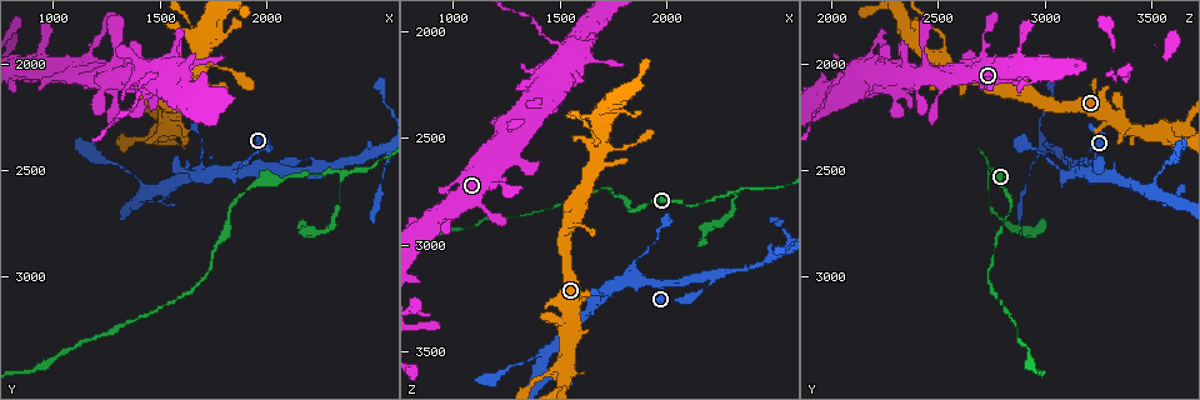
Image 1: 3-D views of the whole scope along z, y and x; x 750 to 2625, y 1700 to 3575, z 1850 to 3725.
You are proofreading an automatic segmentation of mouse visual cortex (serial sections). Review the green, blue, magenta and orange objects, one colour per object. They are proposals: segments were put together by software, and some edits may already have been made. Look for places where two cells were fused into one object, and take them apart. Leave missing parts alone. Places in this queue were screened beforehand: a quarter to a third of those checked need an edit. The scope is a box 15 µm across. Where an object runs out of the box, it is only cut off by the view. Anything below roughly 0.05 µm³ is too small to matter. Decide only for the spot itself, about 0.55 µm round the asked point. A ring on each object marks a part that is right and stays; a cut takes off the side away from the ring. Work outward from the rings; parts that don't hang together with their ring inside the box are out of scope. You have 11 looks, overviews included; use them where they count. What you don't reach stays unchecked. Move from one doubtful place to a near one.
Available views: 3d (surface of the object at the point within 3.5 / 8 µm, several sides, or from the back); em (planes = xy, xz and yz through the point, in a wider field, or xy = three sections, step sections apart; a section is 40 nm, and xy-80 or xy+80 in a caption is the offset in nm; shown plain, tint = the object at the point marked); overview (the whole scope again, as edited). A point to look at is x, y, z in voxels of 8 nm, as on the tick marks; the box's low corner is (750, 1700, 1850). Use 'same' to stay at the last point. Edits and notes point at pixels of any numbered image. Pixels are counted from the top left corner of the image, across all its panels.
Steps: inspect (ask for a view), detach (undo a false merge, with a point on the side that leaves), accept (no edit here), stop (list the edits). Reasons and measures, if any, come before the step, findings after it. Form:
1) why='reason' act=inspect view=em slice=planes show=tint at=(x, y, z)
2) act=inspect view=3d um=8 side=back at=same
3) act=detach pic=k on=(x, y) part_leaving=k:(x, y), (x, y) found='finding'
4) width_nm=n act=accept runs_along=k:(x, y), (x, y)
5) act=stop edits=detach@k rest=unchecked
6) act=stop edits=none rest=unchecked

why='thin neck' act=inspect view=3d um=3.5 at=(2350, 2510, 2750)

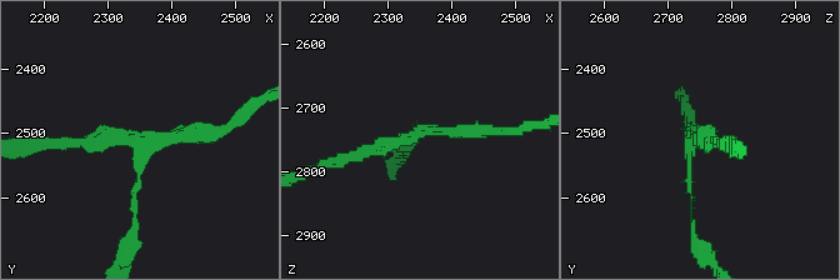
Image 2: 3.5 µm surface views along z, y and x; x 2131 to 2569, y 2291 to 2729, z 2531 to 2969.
arms=3 arm_widths_nm=100,150,200 act=inspect view=em slice=xy step=5 show=tint at=(2345, 2520, 2740)

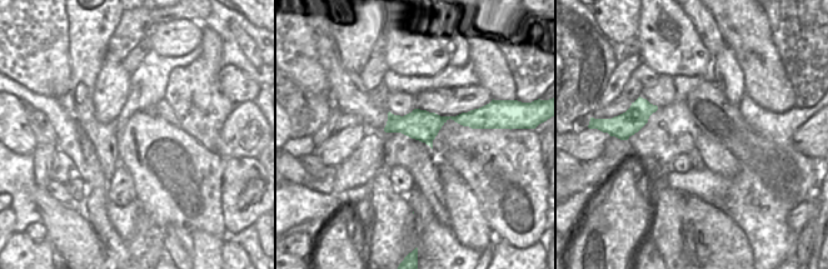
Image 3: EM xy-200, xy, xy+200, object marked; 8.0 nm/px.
act=detach pic=2 on=(134, 203) part_leaving=2:(143, 149), (135, 238), (120, 260) found='a second cell is stuck on'

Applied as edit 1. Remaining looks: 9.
act=inspect view=overview

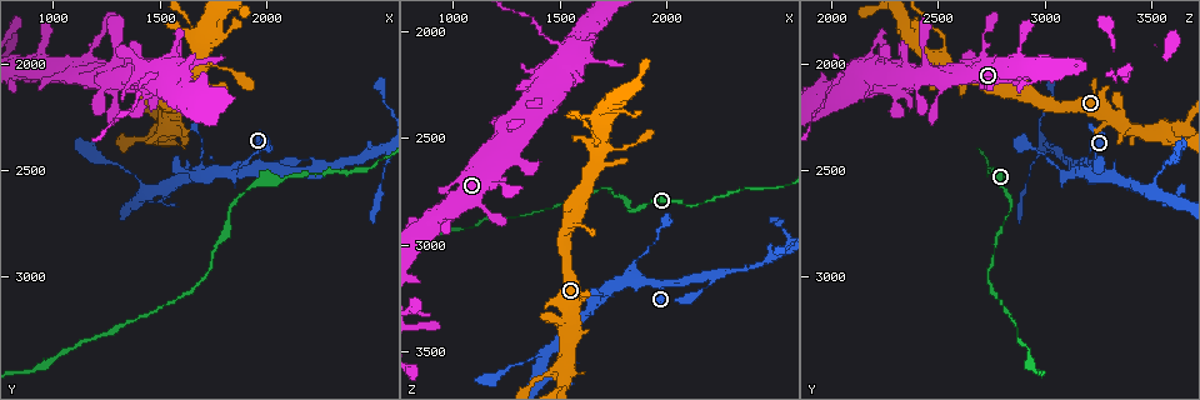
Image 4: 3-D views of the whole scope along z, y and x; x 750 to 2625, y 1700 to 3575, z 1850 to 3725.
why='a narrow waist' act=inspect view=3d um=3.5 at=(2550, 2520, 2940)

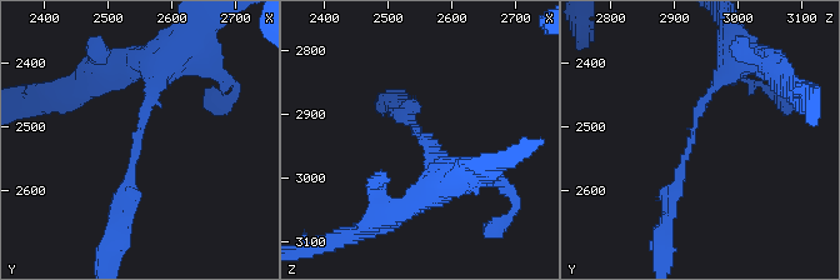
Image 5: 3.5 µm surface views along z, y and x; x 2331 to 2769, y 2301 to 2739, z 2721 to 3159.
act=inspect view=em slice=xy step=1 show=tint at=(2545, 2520, 2930)

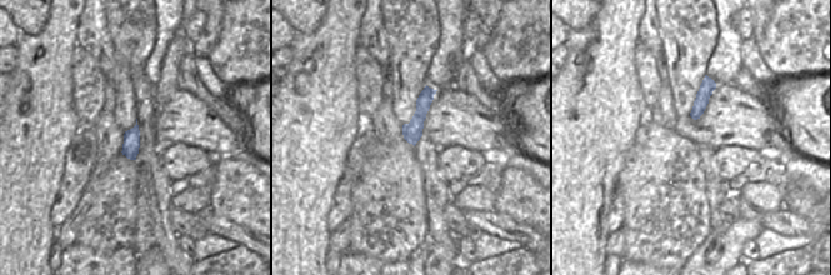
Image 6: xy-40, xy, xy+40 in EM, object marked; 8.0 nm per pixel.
act=accept found='all the same cell'

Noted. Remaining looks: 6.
why='abrupt turn' act=inspect view=3d um=3.5 at=(1890, 2500, 3160)

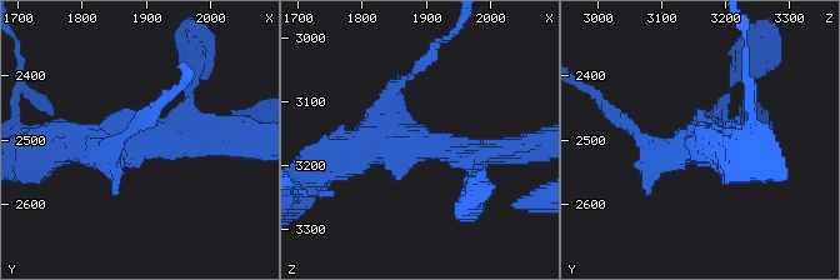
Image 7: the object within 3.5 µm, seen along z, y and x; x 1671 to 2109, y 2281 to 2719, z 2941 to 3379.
why='now the EM' act=inspect view=em slice=xy step=2 show=tint at=(1890, 2495, 3170)

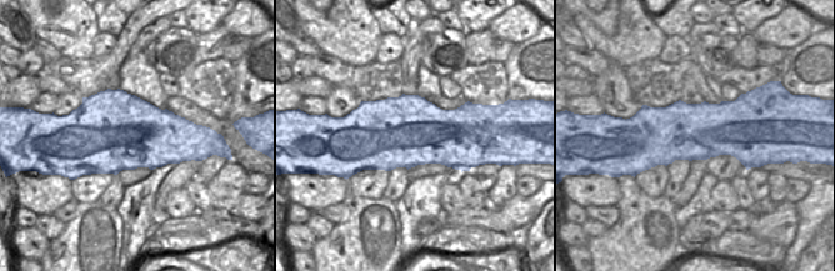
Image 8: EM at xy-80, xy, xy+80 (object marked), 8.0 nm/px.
act=inspect view=em slice=xy step=5 show=tint at=same

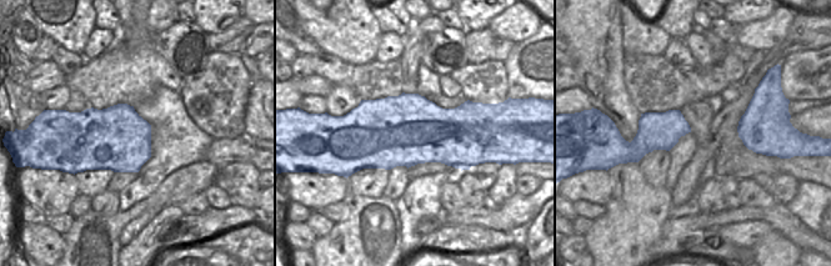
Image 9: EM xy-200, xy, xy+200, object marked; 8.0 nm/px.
act=accept found='all the same cell'

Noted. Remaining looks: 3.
why='four or more arms meet' act=inspect view=3d um=3.5 side=back at=(1470, 2340, 3600)

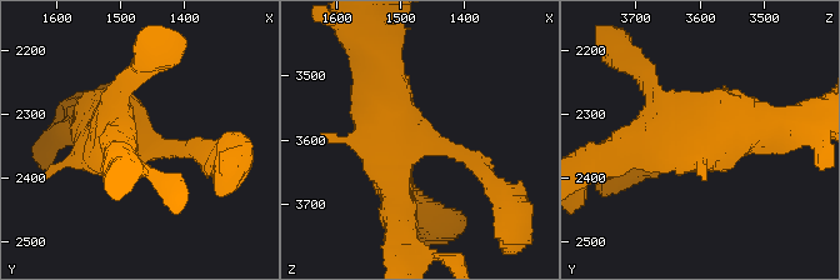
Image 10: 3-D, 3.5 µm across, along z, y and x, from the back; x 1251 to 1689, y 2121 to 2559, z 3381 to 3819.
act=inspect view=em slice=xy step=5 show=tint at=(1465, 2350, 3595)

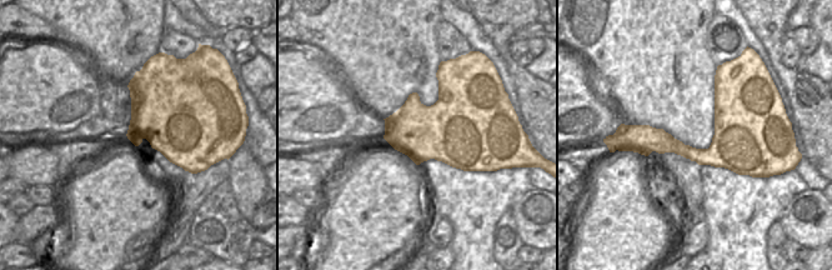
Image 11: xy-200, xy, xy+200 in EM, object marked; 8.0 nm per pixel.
width_nm=500 act=accept runs_along=10:(781, 128), (691, 139), (653, 89) found='one cell here'

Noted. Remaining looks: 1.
act=stop edits=detach@2 rest=unchecked

